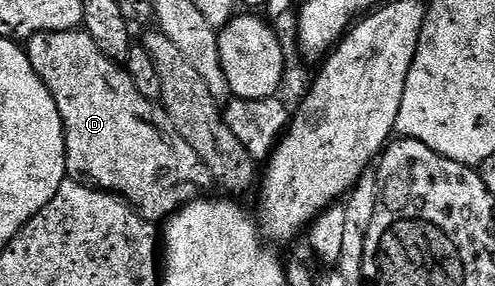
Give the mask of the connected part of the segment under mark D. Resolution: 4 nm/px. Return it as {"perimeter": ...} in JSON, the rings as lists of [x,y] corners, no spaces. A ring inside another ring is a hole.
{"perimeter":[[[81,29],[40,33],[28,38],[27,52],[31,67],[35,67],[35,75],[39,75],[39,79],[45,84],[47,91],[51,91],[51,95],[55,99],[55,107],[59,107],[59,115],[65,128],[65,171],[68,180],[77,181],[81,185],[91,185],[94,189],[100,189],[124,199],[142,219],[150,223],[164,222],[172,217],[174,213],[178,213],[185,205],[190,205],[193,201],[198,200],[204,194],[201,192],[208,185],[211,185],[211,178],[203,159],[199,159],[199,155],[195,155],[195,151],[191,151],[189,144],[181,138],[179,131],[175,131],[175,127],[171,127],[171,119],[167,116],[165,110],[161,108],[158,102],[149,101],[139,93],[126,70],[118,62],[107,59],[107,55],[103,55],[103,51],[99,51],[95,39],[91,39],[89,33]]]}

